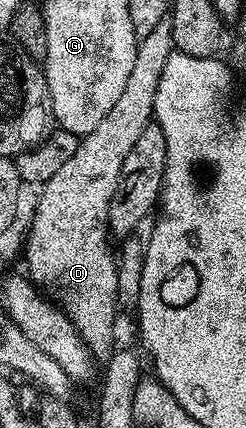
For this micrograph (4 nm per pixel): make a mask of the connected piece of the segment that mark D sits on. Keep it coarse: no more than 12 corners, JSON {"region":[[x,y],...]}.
{"region":[[172,25],[142,38],[112,112],[41,183],[25,273],[111,357],[109,202],[154,117]]}

